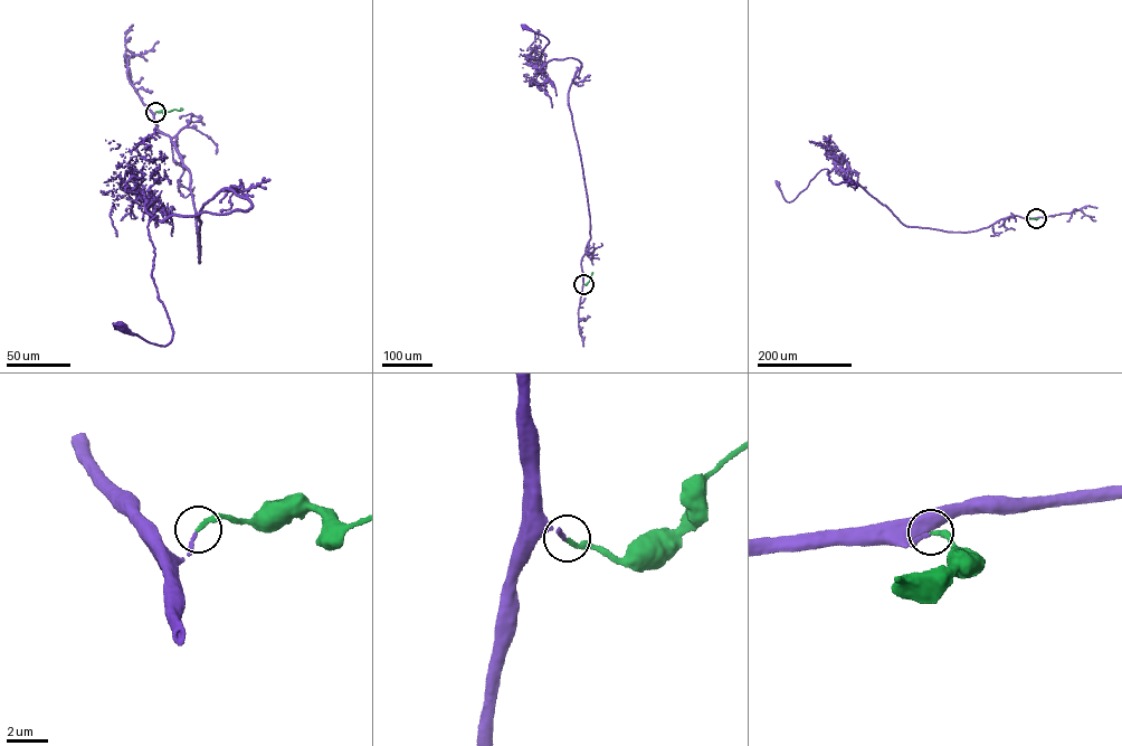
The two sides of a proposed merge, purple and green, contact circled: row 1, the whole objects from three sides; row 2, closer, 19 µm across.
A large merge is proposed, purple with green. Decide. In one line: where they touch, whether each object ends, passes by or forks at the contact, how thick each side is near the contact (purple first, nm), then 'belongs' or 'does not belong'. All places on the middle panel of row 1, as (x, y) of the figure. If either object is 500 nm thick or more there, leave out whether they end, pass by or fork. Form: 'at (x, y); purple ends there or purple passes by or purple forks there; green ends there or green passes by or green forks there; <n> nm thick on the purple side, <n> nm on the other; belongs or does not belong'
at (583, 284); purple ends there; green ends there; 180 nm thick on the purple side, 200 nm on the other; belongs

